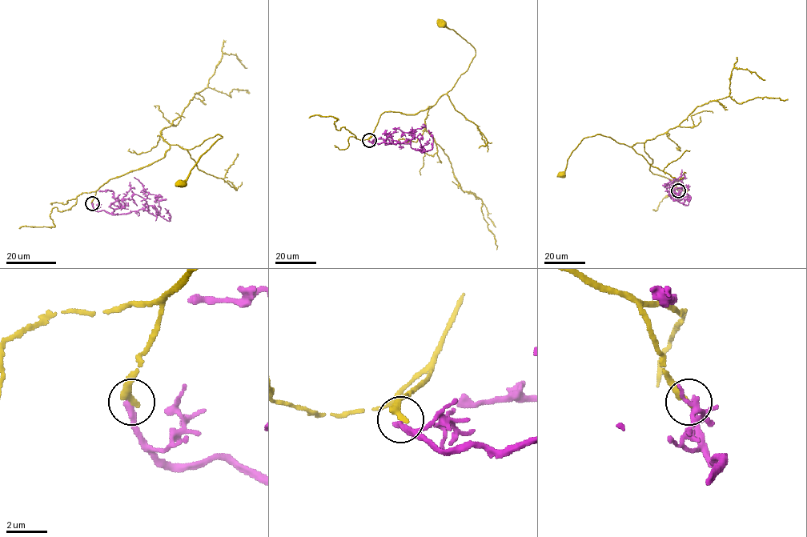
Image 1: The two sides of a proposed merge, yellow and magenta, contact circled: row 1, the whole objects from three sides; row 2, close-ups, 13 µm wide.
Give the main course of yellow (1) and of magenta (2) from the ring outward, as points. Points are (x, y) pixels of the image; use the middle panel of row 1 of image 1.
1: (369, 141), (385, 111), (415, 114), (432, 106), (467, 69), (475, 51), (442, 23)
2: (369, 141), (397, 143), (409, 139), (415, 150), (425, 151), (432, 148), (432, 137), (427, 130)

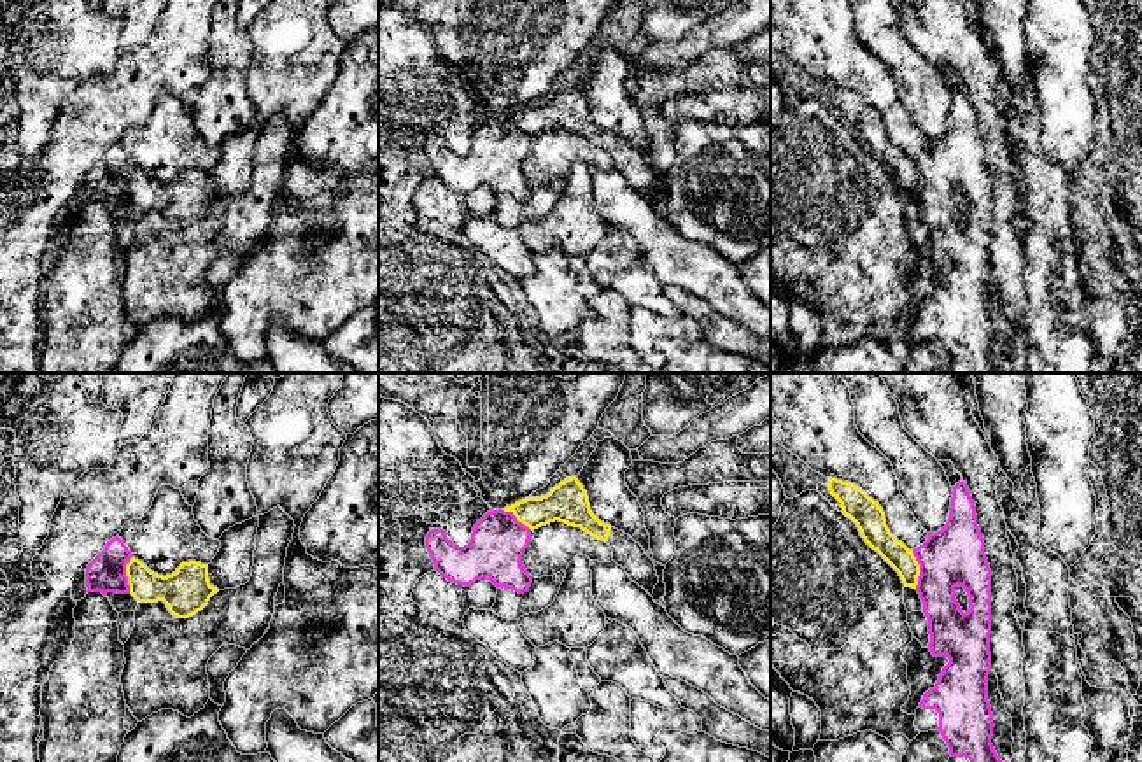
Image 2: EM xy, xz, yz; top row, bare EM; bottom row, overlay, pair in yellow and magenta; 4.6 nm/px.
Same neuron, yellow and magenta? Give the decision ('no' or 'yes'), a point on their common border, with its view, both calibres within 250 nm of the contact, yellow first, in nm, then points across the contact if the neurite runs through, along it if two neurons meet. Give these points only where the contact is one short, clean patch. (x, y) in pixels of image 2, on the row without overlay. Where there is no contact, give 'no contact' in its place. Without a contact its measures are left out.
no; meets yellow in yz at (918, 177); 120 nm thick on the yellow side, 280 nm on the other; border along yz (911, 158), (918, 172), (916, 195)

